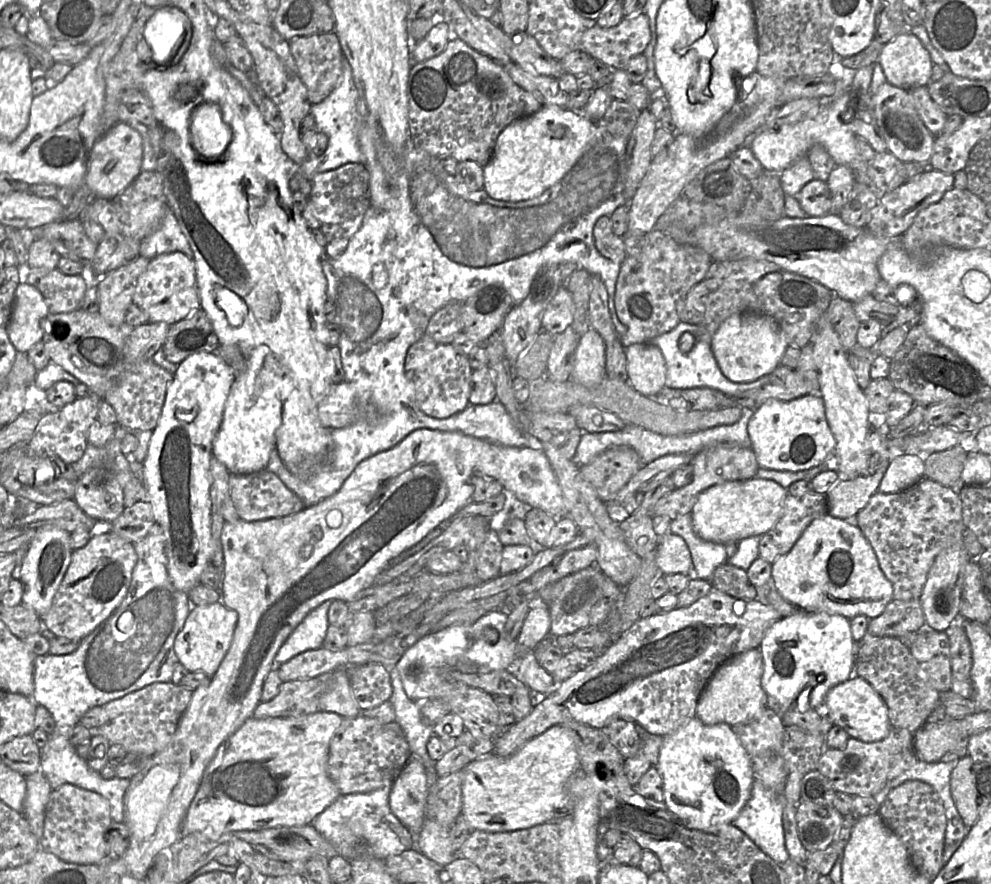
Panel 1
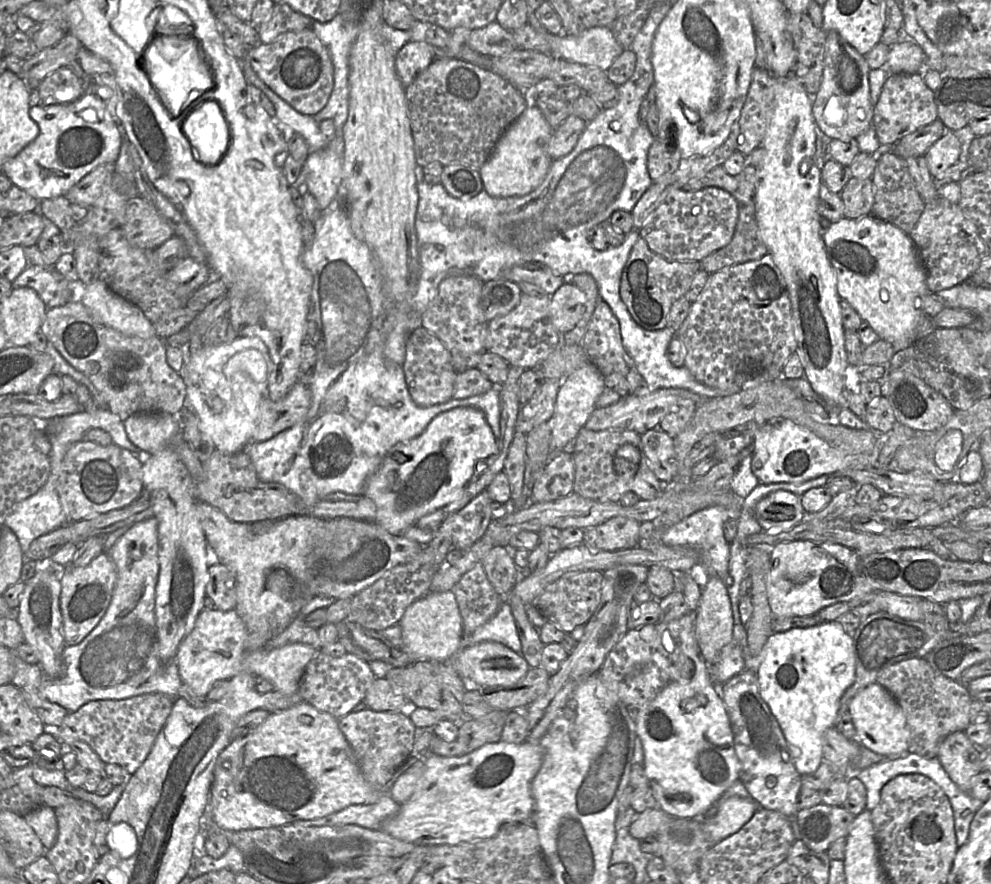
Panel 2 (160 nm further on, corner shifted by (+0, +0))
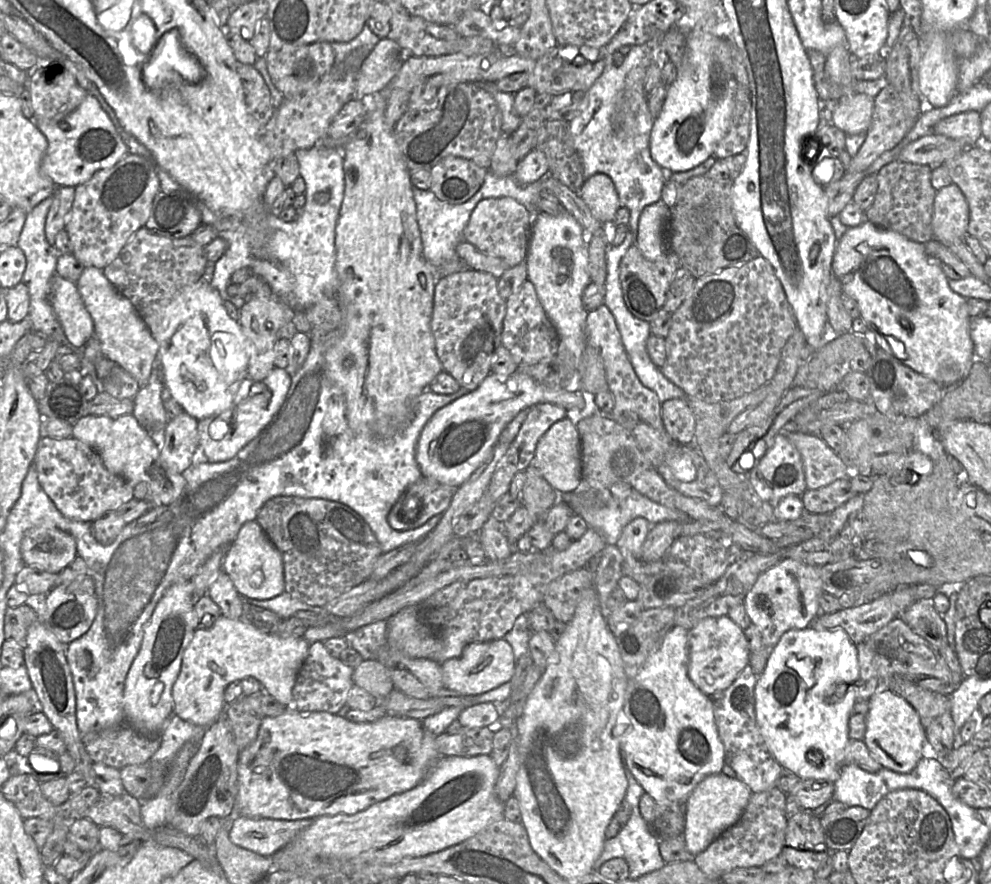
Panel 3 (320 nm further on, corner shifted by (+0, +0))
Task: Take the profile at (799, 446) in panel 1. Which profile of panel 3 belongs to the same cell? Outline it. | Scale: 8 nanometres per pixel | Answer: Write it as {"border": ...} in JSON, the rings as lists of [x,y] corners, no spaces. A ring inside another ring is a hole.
{"border":[[[783,431],[775,435],[764,454],[755,455],[754,459],[756,463],[749,469],[747,475],[755,493],[761,500],[776,504],[789,494],[799,495],[802,498],[802,494],[807,489],[802,459]]]}

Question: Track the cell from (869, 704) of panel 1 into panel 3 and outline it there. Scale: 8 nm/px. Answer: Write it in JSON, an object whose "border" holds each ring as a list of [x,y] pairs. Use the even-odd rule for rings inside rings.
{"border":[[[880,688],[869,699],[863,741],[882,767],[898,773],[910,773],[924,756],[927,735],[919,714],[909,702],[888,688]]]}

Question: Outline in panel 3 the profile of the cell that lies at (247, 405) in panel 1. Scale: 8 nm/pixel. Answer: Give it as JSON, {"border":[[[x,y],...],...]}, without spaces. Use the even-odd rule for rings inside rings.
{"border":[[[202,280],[183,288],[164,308],[161,330],[151,333],[159,344],[157,363],[165,388],[186,414],[202,420],[218,415],[232,406],[241,382],[247,378],[252,349],[239,321],[232,319],[227,313],[218,290]]]}

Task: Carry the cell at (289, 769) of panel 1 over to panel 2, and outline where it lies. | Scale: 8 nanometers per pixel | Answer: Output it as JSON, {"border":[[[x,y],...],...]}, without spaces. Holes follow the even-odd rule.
{"border":[[[301,701],[286,710],[270,713],[269,717],[250,733],[243,737],[232,739],[230,744],[220,753],[216,761],[209,803],[211,806],[212,822],[218,830],[241,831],[285,826],[298,820],[318,819],[339,812],[352,805],[375,803],[384,793],[388,793],[388,789],[377,790],[366,782],[360,771],[354,752],[339,728],[339,719],[327,712],[316,709],[307,702]]]}

